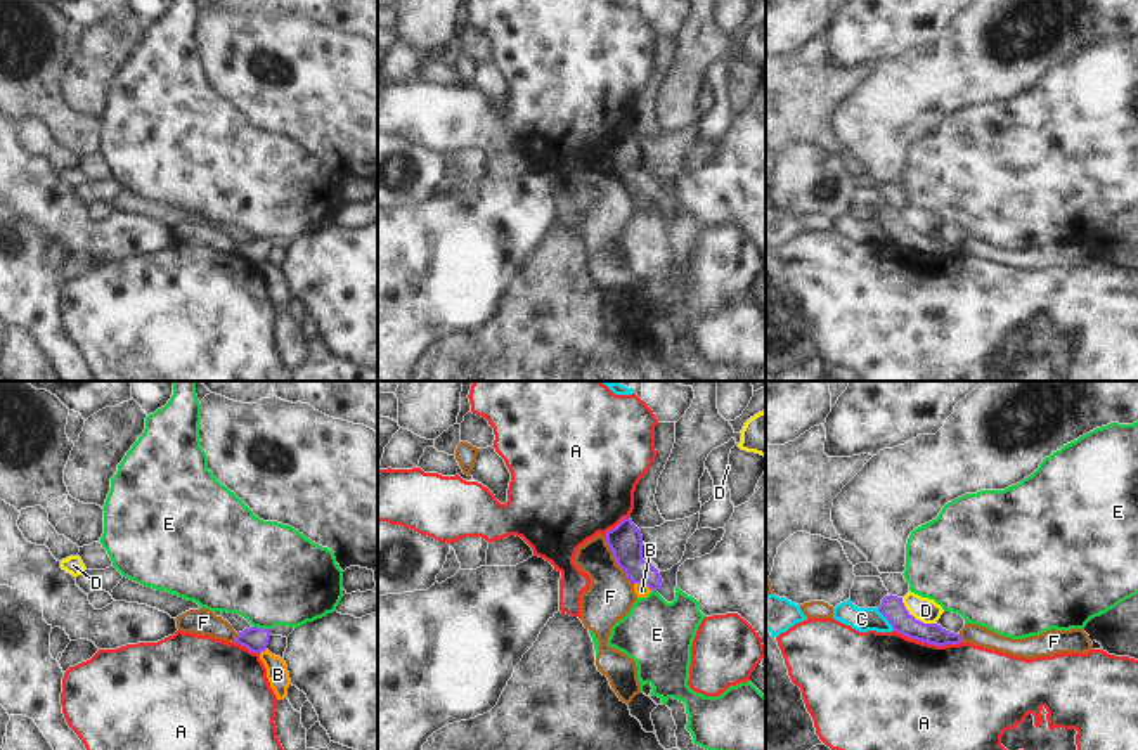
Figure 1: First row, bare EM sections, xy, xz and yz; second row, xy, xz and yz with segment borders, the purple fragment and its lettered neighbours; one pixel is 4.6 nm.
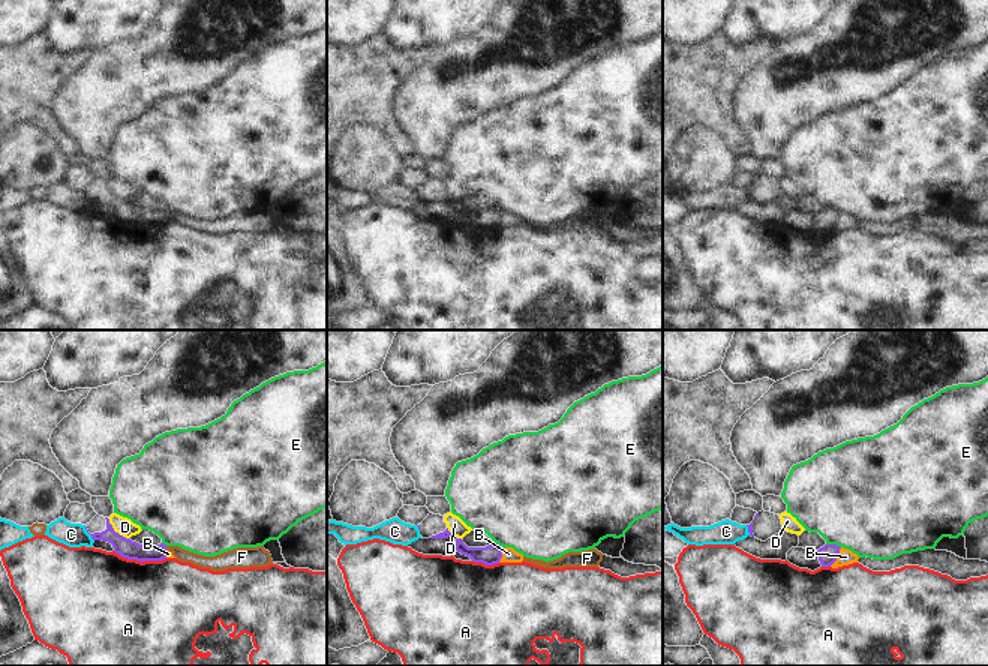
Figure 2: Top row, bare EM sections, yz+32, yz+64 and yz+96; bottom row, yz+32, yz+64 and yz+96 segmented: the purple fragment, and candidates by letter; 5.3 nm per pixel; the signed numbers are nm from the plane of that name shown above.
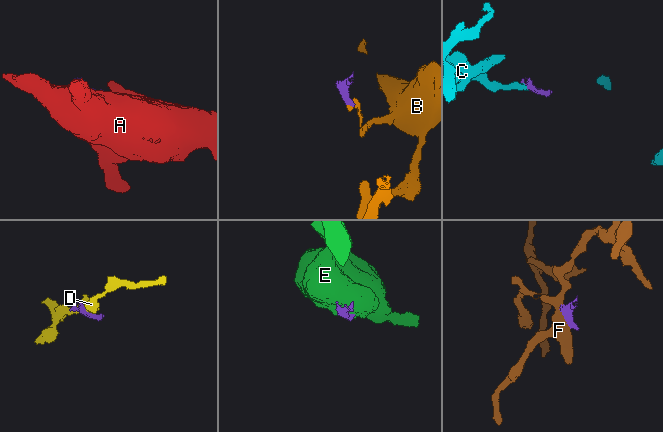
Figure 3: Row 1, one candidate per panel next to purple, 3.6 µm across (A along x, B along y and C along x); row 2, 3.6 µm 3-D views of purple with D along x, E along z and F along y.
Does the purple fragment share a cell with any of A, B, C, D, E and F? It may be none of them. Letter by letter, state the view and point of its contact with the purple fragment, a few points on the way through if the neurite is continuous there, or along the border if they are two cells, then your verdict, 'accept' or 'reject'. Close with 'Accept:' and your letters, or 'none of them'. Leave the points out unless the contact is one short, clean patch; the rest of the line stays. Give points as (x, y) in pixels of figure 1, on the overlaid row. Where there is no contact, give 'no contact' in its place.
A: meets purple in yz at (929, 643); border along yz (894, 629), (910, 638), (936, 645), (962, 643); reject
B: meets purple in xz at (643, 582); border along xz (634, 582), (643, 582), (652, 589); reject
C: meets purple in yz at (885, 617); border along yz (877, 608), (894, 629); reject
D: meets purple in yz at (913, 617); border along yz (901, 598), (903, 605), (917, 619), (934, 624); reject
E: meets purple in xy at (262, 629); border along xy (253, 626), (269, 629); reject
F: meets purple in xz at (617, 562); border along xz (605, 539), (615, 563), (633, 584); reject
Accept: none of them

